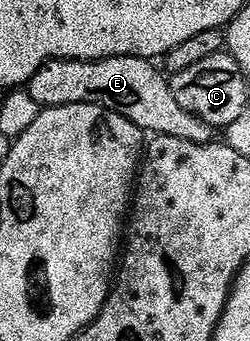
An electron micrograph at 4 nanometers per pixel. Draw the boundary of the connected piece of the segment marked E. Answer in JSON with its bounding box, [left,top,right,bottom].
[28,57,215,145]

